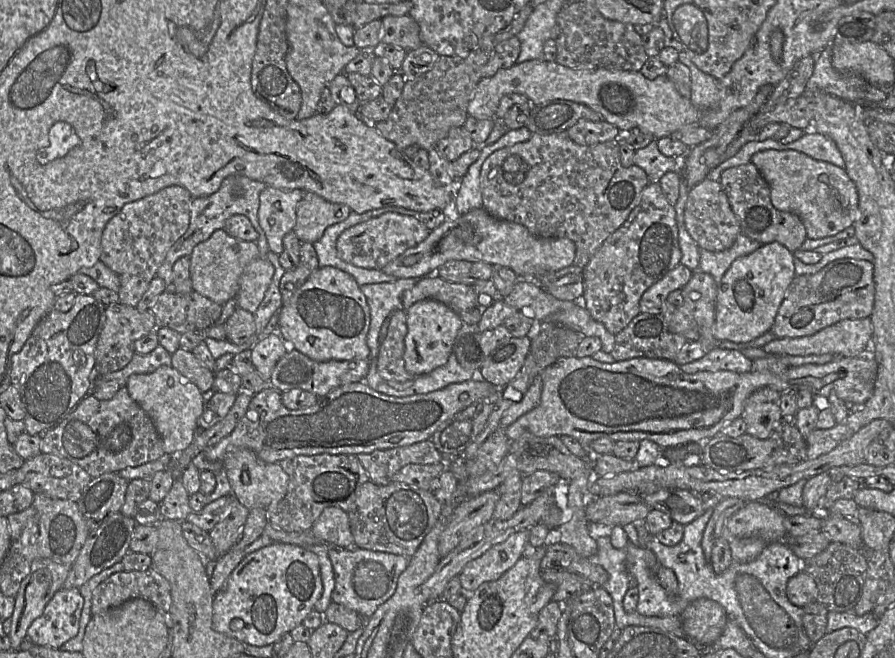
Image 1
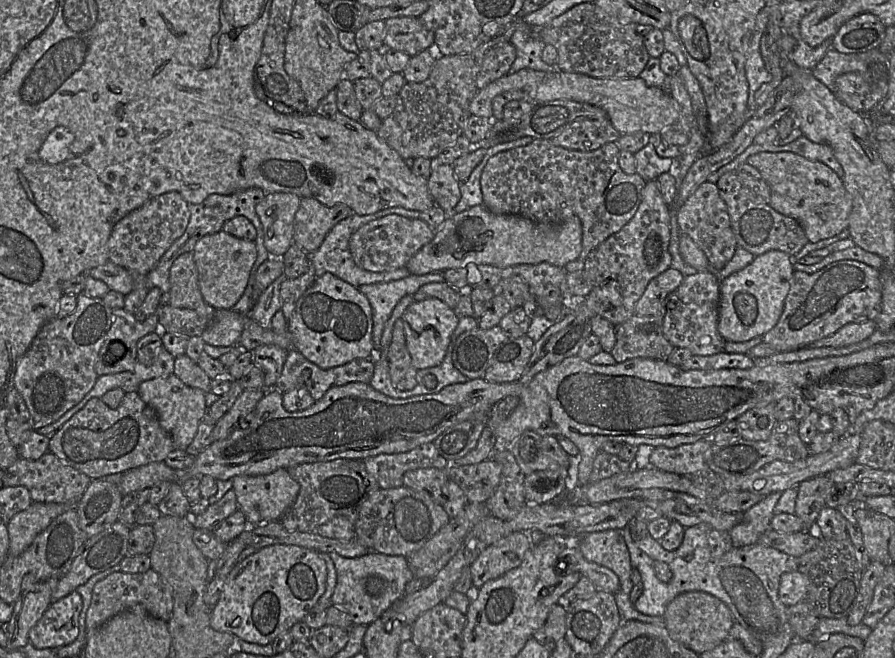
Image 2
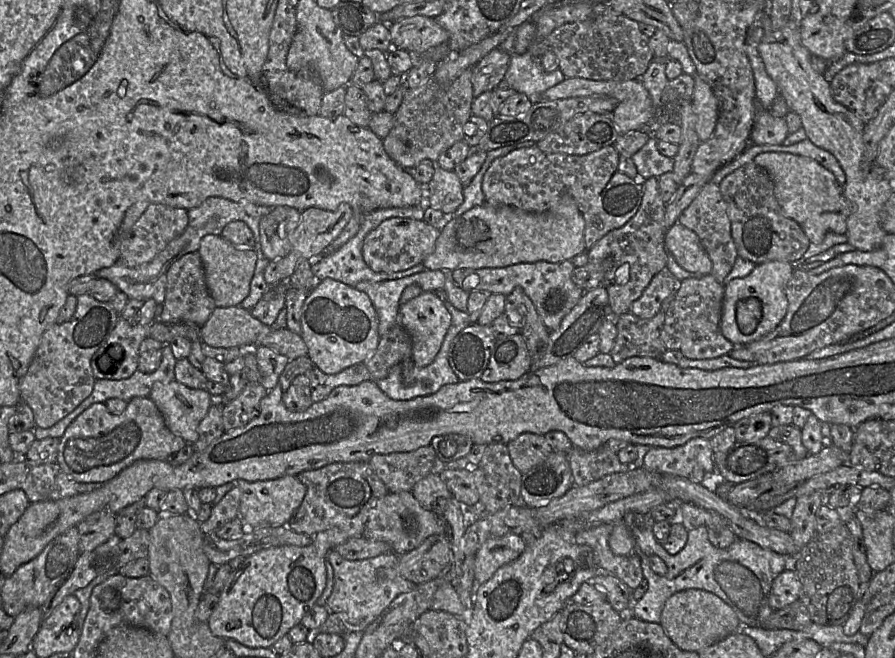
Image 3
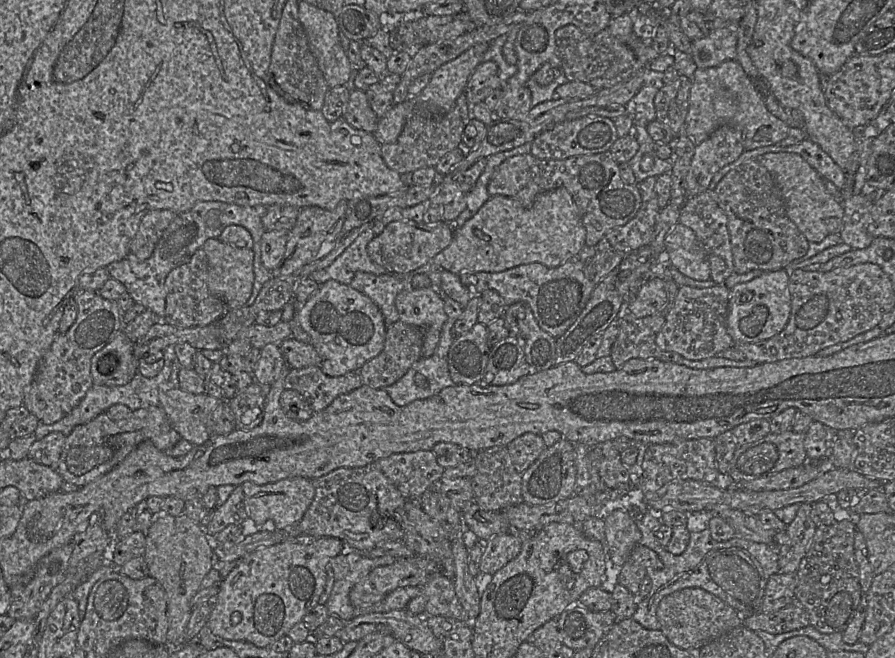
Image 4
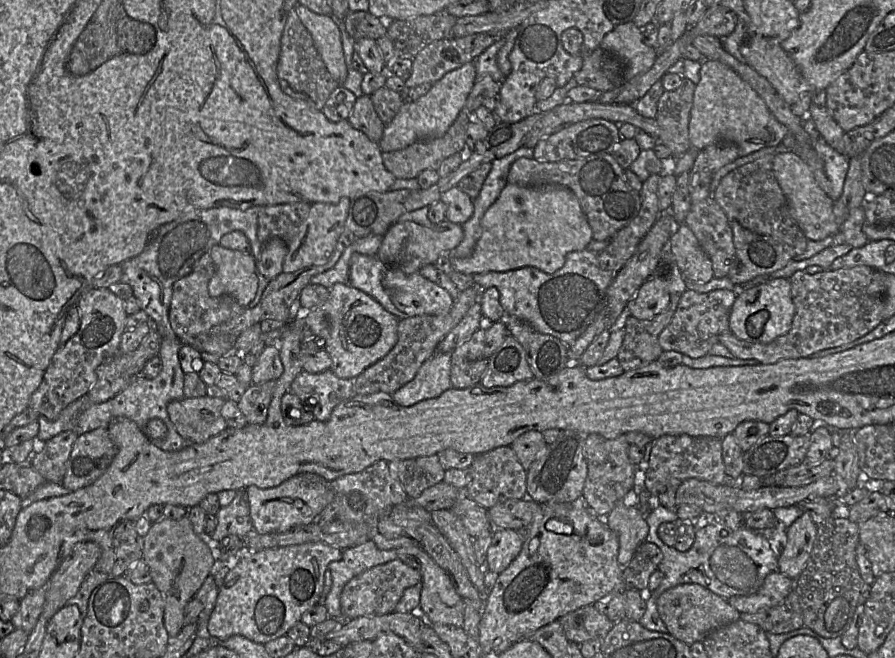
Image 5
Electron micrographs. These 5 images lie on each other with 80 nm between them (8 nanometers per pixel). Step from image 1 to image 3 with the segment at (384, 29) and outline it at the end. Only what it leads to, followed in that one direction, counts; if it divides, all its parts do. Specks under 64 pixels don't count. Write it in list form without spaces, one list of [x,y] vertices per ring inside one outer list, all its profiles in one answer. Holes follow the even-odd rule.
[[[416,15],[398,19],[388,26],[392,44],[419,56],[429,48],[447,43],[449,33],[434,18]]]

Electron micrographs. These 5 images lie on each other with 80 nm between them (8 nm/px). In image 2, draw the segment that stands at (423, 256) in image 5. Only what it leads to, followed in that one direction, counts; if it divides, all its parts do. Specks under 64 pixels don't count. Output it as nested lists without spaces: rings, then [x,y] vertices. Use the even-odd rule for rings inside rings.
[[[390,214],[375,219],[356,230],[349,248],[357,266],[370,272],[386,272],[405,267],[407,262],[434,237],[435,230],[417,218]]]

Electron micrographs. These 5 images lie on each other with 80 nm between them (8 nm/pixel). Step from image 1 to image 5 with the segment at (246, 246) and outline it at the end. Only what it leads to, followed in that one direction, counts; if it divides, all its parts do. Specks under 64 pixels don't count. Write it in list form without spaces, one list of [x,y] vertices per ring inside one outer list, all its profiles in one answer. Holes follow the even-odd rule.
[[[219,244],[214,245],[208,254],[215,266],[215,273],[208,284],[209,295],[229,295],[246,307],[254,299],[258,286],[258,270],[253,255]]]

